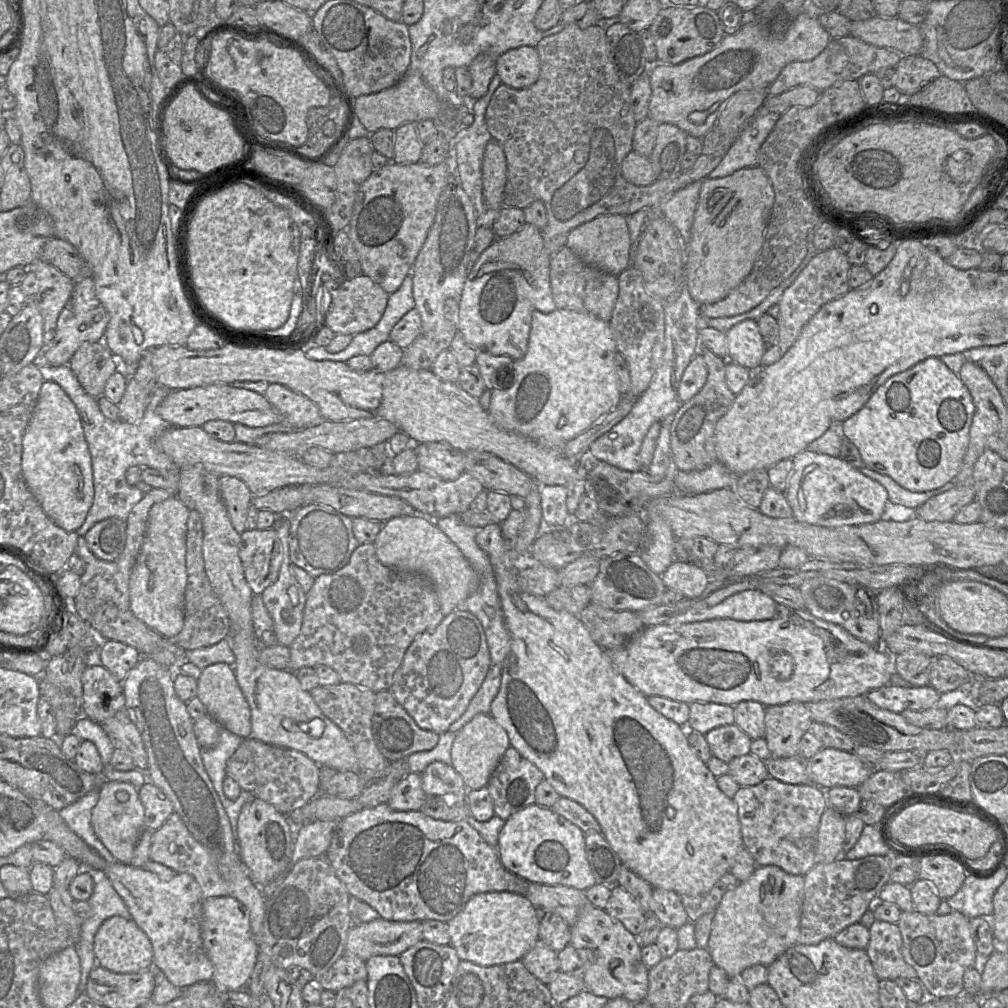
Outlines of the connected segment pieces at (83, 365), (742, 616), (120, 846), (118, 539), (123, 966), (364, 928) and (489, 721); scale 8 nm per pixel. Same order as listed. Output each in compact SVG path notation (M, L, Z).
M103 341L81 345L68 365L83 389L96 399L103 395L108 379L119 369L119 362Z
M750 589L733 594L706 609L689 609L668 619L664 624L677 626L713 619L732 619L742 622L770 620L774 617L776 605L777 603L766 594Z
M105 781L99 791L99 800L92 810L91 824L98 838L117 861L129 864L137 841L145 828L145 811L139 790L132 784Z
M112 517L97 522L84 536L89 550L99 559L114 561L126 542L126 521Z
M112 916L99 927L94 937L97 964L116 973L136 973L153 968L153 947L147 934L132 919Z
M378 918L367 923L355 922L355 924L350 927L347 935L345 952L355 954L363 961L379 955L399 957L401 953L422 940L422 922L399 922Z
M478 713L455 734L451 747L452 767L462 777L468 790L487 786L503 754L510 747L506 731L489 714Z

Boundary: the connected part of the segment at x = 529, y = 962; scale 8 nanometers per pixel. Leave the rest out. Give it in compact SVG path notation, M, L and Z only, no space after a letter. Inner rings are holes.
M538 939L521 961L531 974L548 985L560 972L557 954L543 940Z

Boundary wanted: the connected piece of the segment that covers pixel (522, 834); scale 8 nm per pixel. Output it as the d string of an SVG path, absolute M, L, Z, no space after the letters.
M533 803L512 814L505 820L499 832L496 850L503 867L528 882L563 885L584 892L596 884L585 852L583 831L562 816L551 811L550 808Z

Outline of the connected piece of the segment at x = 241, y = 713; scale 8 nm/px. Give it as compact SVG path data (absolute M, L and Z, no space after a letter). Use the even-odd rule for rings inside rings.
M218 662L205 667L198 681L197 697L207 709L207 713L223 727L243 739L251 737L251 715L249 705L237 683L233 666Z

